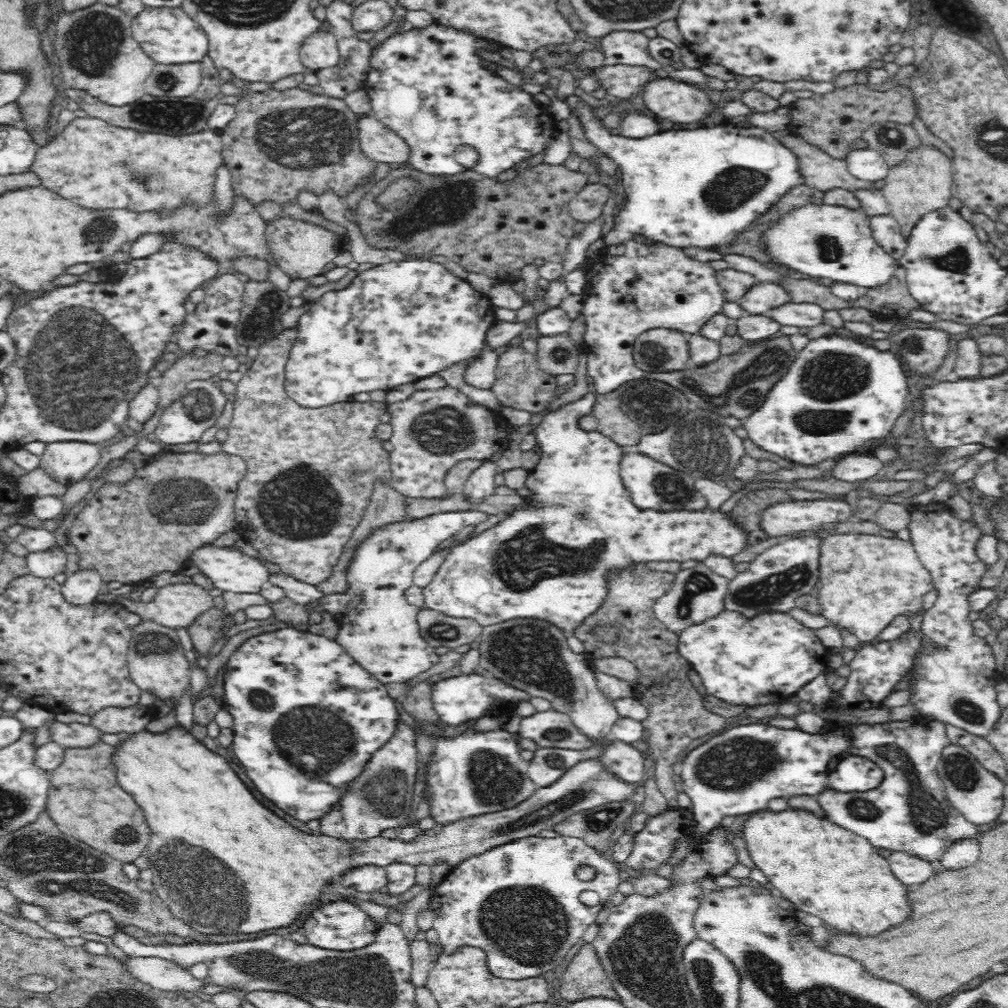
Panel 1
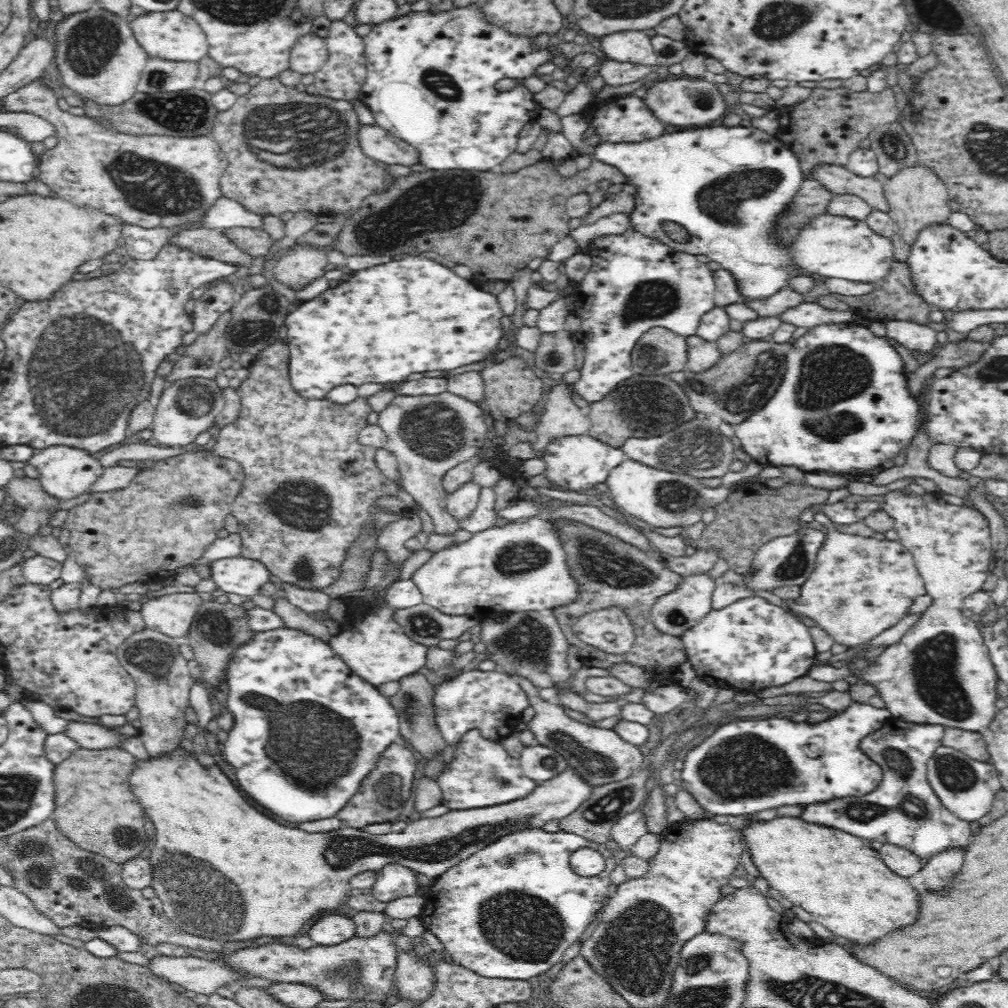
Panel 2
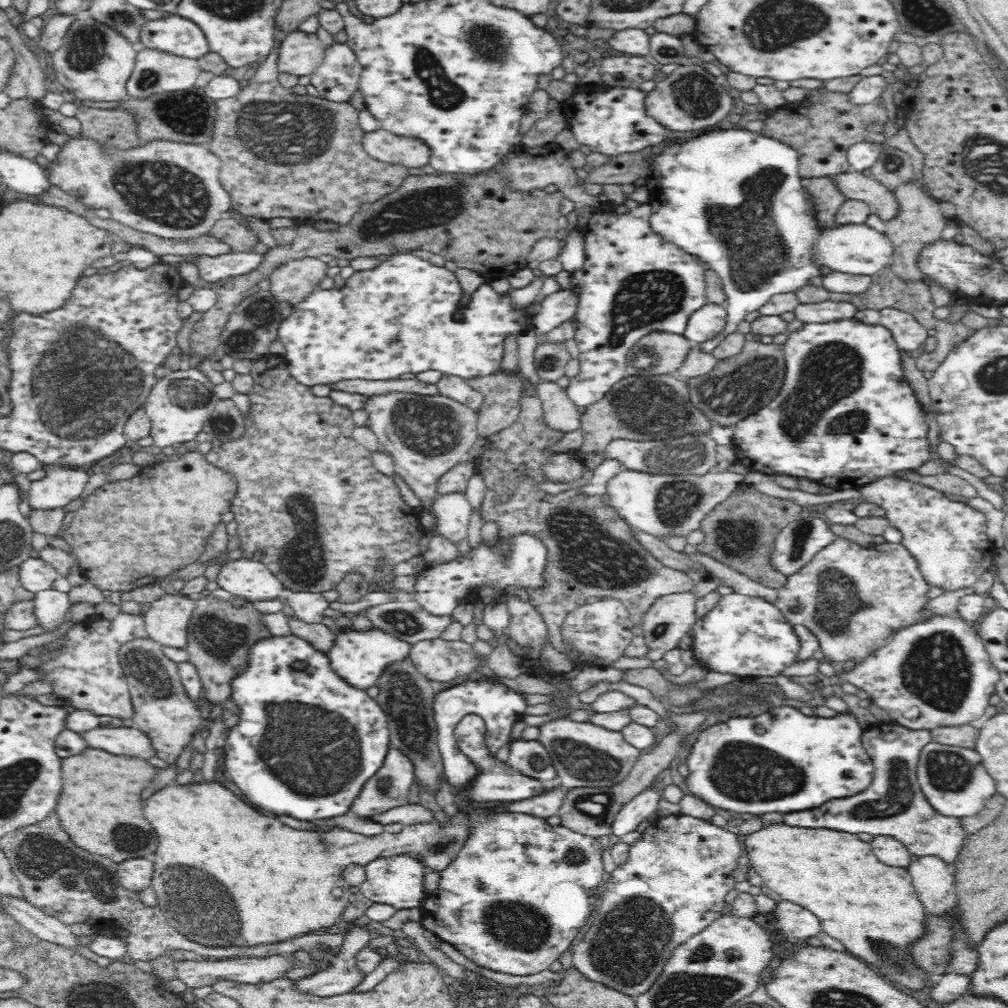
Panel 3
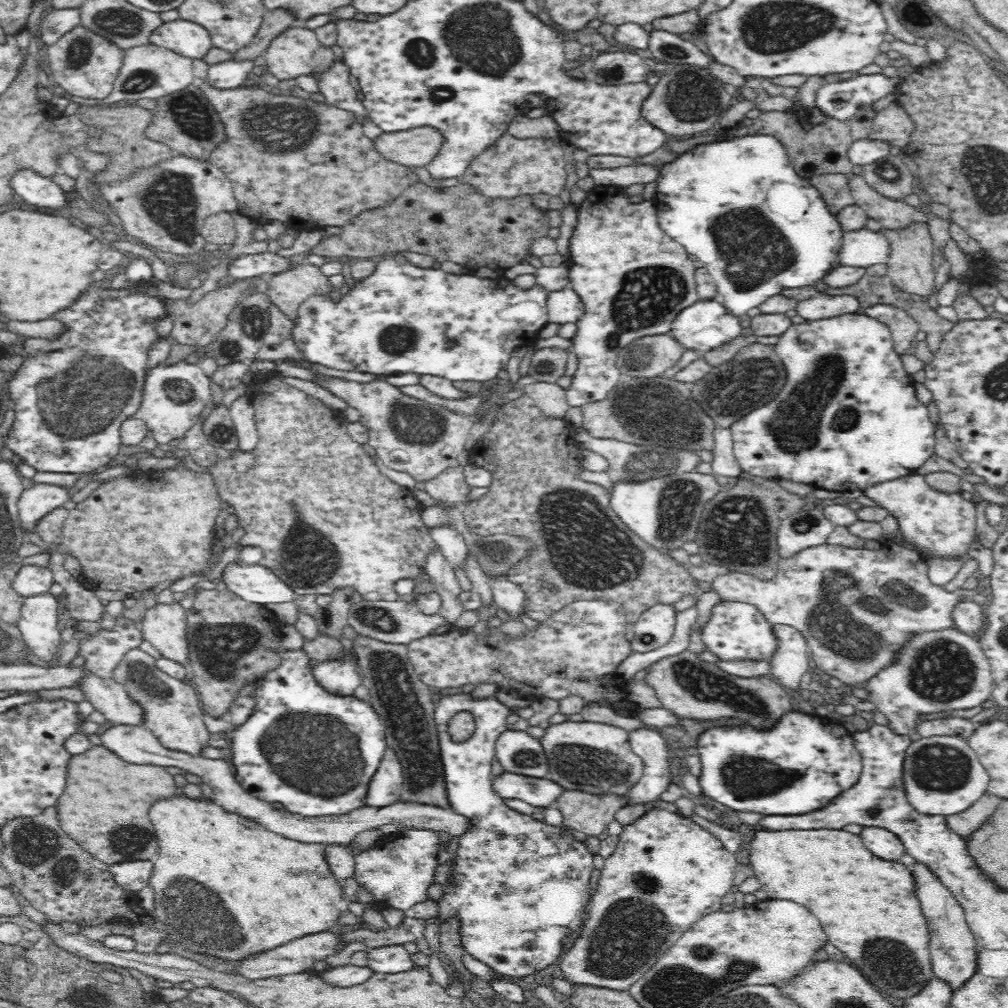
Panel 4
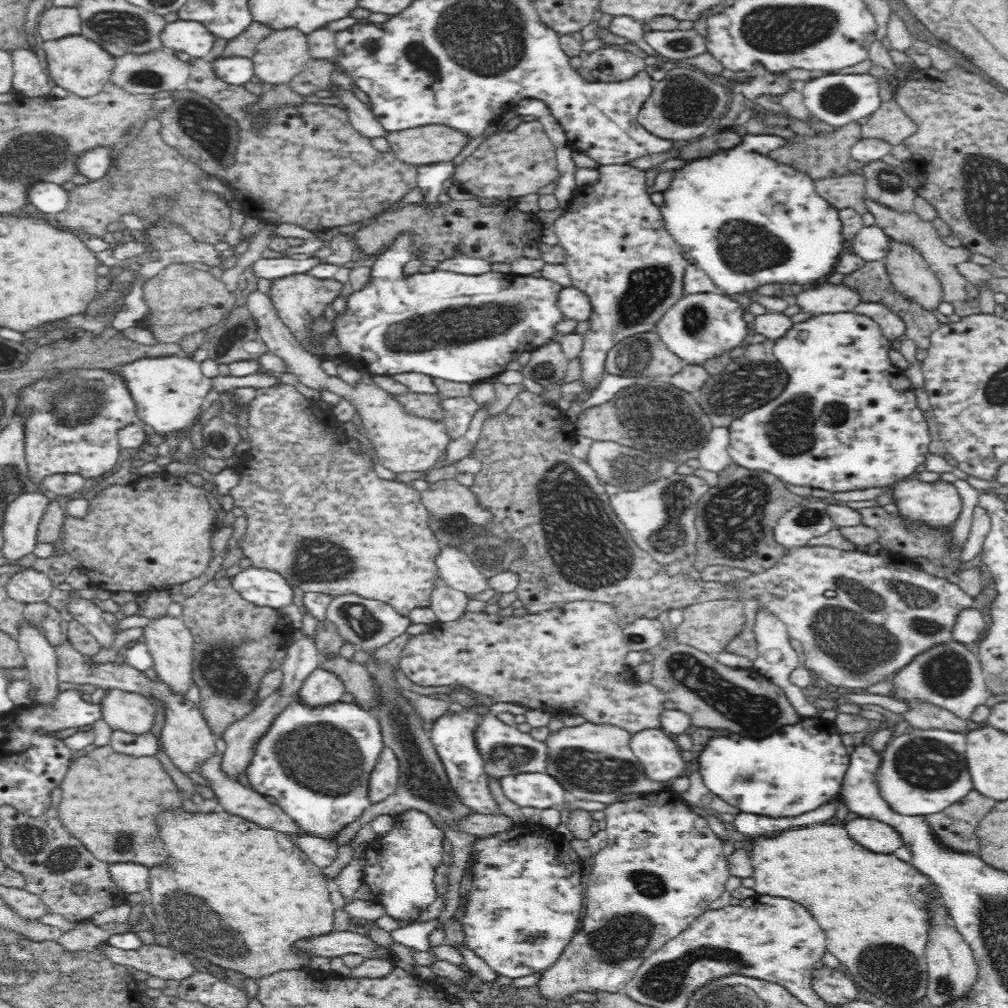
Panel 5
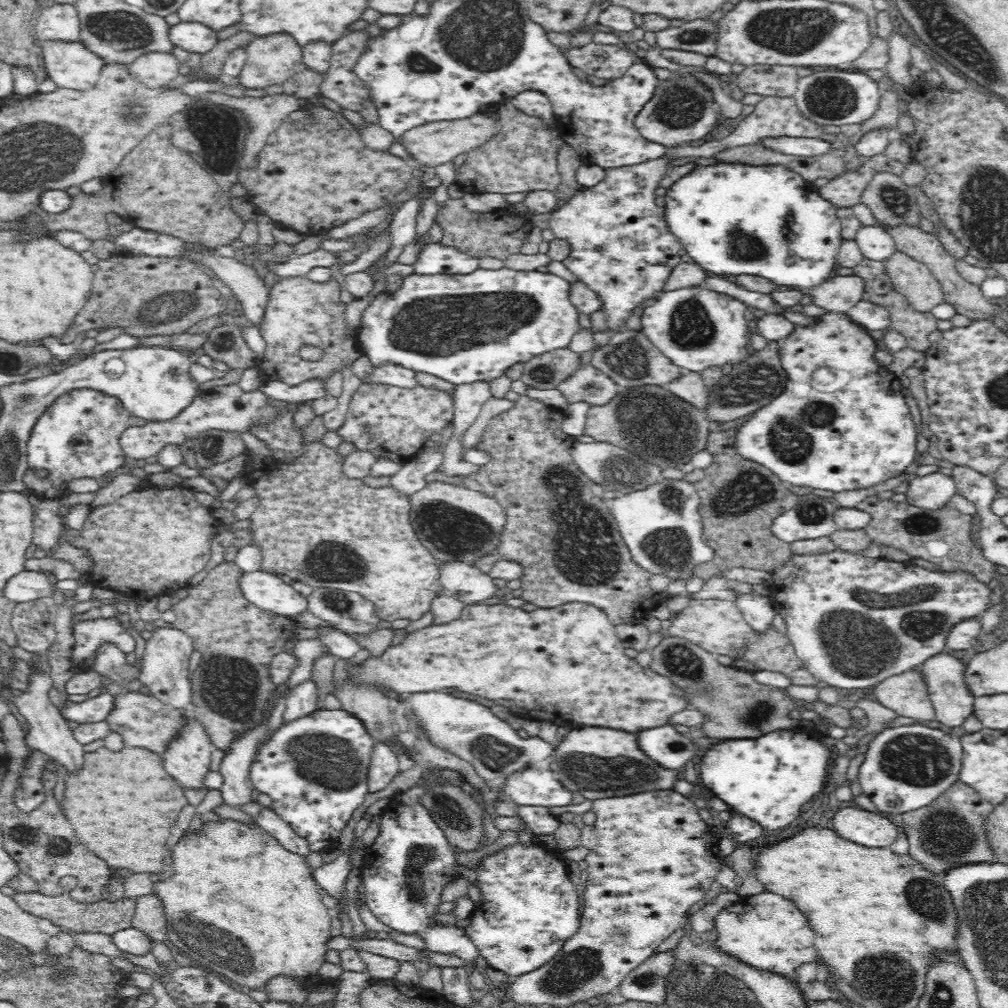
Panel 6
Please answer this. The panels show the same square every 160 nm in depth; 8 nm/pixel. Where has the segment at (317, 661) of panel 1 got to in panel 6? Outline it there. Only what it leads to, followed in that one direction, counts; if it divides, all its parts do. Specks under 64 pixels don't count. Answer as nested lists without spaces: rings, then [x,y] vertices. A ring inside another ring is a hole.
[[[324,709],[282,725],[271,741],[260,747],[249,778],[254,788],[270,796],[271,808],[304,841],[308,852],[322,853],[338,839],[369,792],[367,771],[374,744],[354,716],[342,709]]]

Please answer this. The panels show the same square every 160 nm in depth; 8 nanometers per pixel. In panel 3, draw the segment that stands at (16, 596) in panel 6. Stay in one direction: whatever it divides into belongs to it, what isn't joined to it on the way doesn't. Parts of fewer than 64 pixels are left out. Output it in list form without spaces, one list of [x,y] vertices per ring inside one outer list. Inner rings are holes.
[[[30,557],[19,566],[18,581],[24,590],[31,593],[48,590],[57,577],[59,574],[56,569],[39,558]]]

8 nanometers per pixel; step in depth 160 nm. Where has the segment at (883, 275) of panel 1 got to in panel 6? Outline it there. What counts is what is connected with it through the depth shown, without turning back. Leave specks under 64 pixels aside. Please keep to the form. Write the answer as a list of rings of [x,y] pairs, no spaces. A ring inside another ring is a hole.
[[[863,225],[857,232],[855,241],[863,256],[869,260],[884,263],[897,251],[891,233],[880,225]]]

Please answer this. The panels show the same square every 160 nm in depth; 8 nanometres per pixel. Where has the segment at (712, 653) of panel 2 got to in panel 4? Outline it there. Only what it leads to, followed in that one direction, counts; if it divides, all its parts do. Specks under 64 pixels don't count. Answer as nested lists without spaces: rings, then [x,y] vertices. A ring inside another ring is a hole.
[[[728,601],[713,606],[709,621],[703,627],[703,639],[707,650],[716,653],[720,660],[754,658],[769,661],[774,648],[774,635],[764,617],[748,604]]]

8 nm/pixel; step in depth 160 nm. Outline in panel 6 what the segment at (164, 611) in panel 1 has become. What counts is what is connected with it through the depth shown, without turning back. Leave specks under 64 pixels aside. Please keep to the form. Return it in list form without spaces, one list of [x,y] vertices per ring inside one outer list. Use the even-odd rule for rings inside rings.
[[[173,626],[156,629],[146,640],[139,679],[160,702],[184,710],[191,708],[192,687],[188,660],[192,650],[189,636]]]

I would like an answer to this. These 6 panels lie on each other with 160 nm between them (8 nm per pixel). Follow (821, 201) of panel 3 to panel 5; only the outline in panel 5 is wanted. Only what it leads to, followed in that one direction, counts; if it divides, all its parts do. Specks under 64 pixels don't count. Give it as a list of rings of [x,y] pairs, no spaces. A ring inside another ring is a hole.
[[[864,175],[824,176],[813,183],[814,190],[834,208],[853,208],[861,215],[867,212]]]

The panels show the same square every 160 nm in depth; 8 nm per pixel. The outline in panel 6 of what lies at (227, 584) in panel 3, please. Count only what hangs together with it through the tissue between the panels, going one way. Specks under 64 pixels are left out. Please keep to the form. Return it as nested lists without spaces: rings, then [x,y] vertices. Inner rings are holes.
[[[244,573],[240,580],[243,595],[254,606],[278,616],[294,619],[309,611],[307,596],[290,586],[275,573]]]

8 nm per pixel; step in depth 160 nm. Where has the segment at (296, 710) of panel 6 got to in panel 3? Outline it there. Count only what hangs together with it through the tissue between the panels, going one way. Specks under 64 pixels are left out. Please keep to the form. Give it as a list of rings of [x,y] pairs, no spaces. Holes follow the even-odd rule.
[[[371,629],[366,632],[356,630],[338,631],[334,646],[325,655],[328,657],[328,667],[334,671],[334,675],[340,677],[344,683],[352,688],[366,690],[370,686],[374,686],[374,682],[376,682],[378,674],[382,672],[384,664],[408,654],[409,645],[378,631],[378,629]]]

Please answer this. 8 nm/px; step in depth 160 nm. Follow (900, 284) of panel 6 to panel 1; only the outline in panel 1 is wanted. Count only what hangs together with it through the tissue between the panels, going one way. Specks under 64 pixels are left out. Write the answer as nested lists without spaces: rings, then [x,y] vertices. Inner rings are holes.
[[[921,145],[918,150],[908,153],[899,164],[889,169],[880,183],[880,192],[888,204],[888,213],[899,223],[904,240],[908,240],[911,230],[928,213],[942,211],[950,204],[953,178],[952,165],[944,153],[930,145]]]

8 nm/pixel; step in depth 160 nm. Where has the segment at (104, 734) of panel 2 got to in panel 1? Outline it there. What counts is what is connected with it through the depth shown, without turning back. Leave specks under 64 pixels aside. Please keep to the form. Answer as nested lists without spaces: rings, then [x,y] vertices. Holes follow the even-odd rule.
[[[56,721],[52,727],[52,739],[64,746],[64,749],[96,746],[100,744],[103,733],[90,722],[64,724]]]

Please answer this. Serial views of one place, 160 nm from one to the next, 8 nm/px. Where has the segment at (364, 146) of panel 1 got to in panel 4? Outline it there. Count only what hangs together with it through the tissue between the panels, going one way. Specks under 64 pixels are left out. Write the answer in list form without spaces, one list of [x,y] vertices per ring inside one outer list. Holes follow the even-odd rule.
[[[424,126],[384,133],[375,140],[375,147],[384,158],[415,169],[432,162],[445,142],[439,128]]]

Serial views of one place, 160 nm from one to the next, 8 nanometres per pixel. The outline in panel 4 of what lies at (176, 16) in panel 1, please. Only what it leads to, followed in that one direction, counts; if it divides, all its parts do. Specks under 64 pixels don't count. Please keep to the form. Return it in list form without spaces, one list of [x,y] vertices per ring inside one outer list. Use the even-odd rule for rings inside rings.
[[[177,19],[162,23],[149,38],[150,42],[189,59],[203,59],[213,47],[210,33],[201,24]]]

